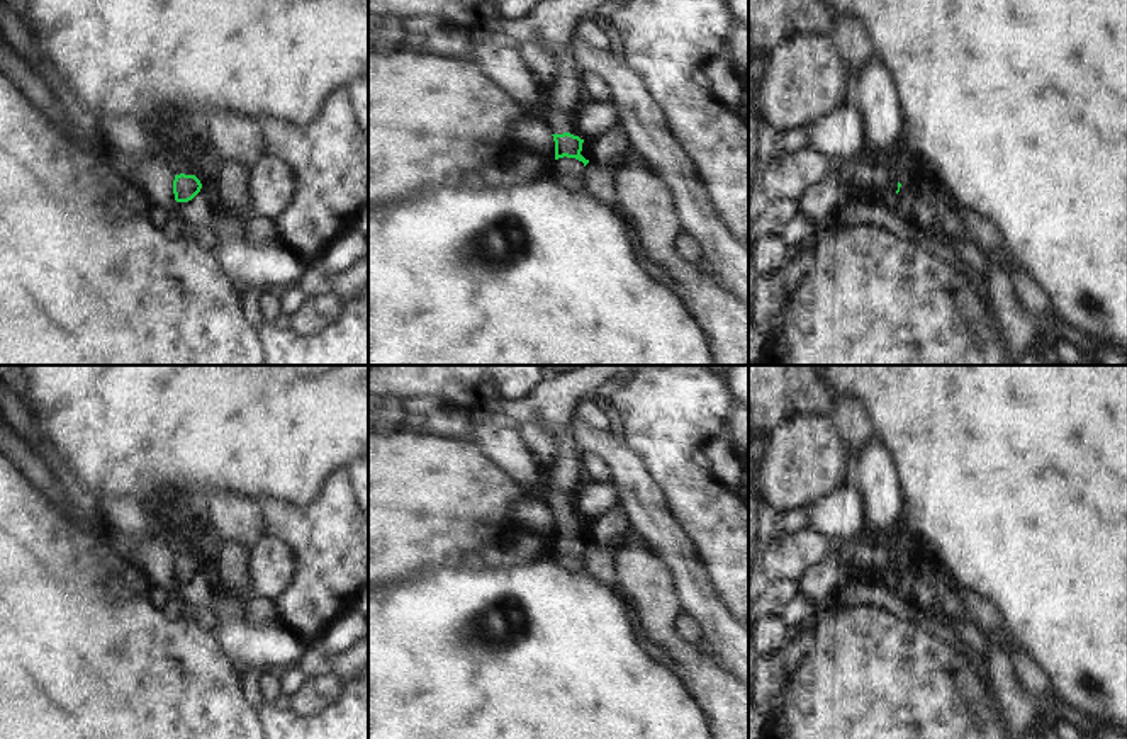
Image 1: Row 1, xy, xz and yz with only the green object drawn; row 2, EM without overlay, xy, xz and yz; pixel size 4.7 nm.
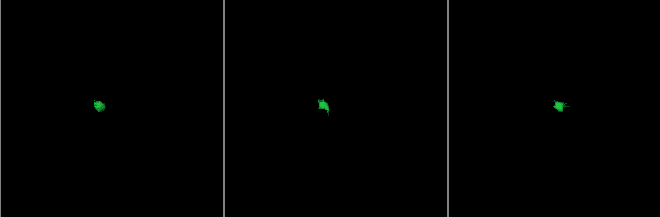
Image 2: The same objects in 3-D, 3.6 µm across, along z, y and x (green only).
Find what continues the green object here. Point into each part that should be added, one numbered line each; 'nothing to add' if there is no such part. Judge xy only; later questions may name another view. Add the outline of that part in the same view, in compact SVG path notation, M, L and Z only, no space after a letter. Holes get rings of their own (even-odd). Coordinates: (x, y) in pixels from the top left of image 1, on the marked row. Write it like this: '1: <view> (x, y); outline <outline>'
nothing to add

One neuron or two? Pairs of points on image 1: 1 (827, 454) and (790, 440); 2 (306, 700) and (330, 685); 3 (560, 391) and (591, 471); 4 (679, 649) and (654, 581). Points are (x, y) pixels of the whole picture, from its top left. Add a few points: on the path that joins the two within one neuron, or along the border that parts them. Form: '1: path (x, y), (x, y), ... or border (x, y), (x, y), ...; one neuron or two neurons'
1: path (818, 454), (803, 454), (798, 449); one neuron
2: path (311, 695), (325, 688); one neuron
3: border (581, 452), (581, 478), (584, 481); two neurons
4: path (662, 632), (656, 619), (654, 598); one neuron

